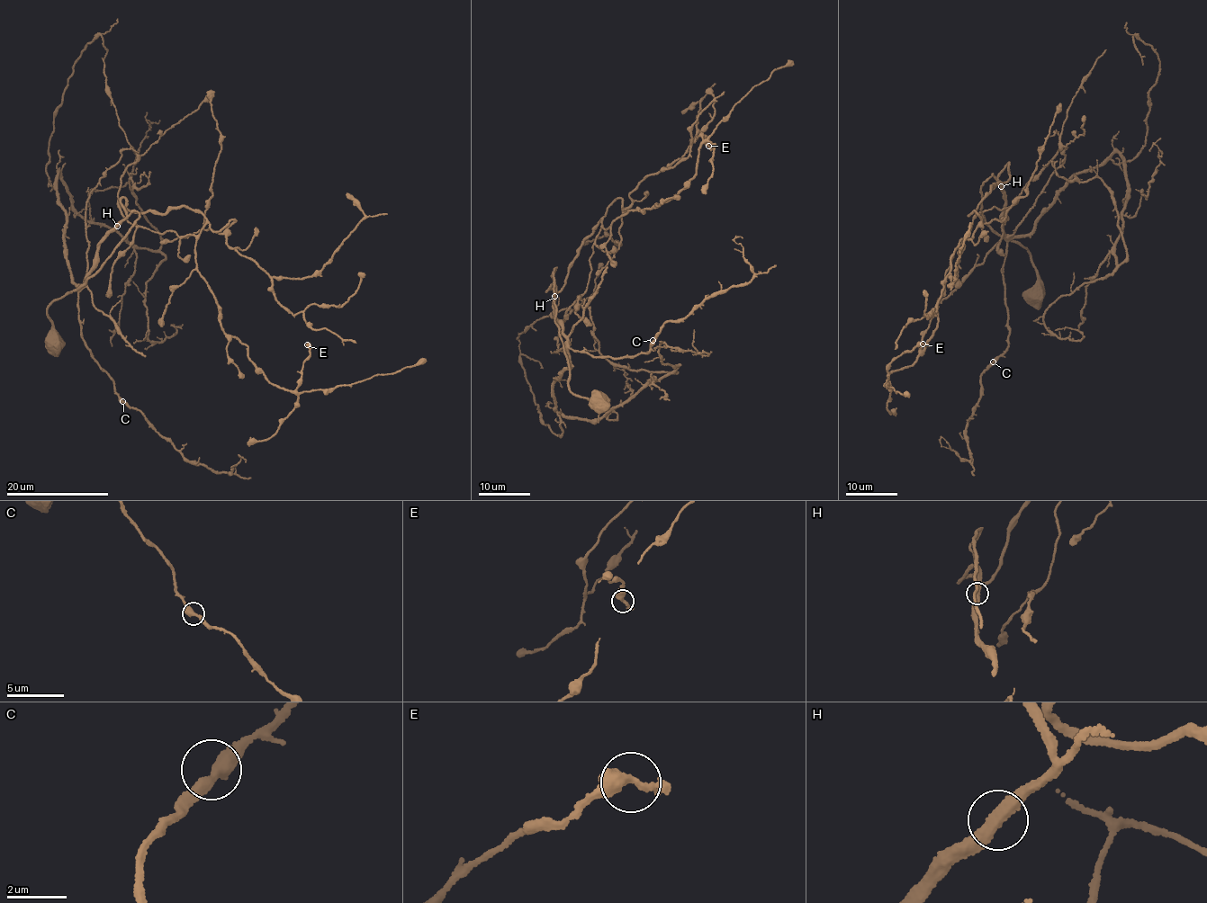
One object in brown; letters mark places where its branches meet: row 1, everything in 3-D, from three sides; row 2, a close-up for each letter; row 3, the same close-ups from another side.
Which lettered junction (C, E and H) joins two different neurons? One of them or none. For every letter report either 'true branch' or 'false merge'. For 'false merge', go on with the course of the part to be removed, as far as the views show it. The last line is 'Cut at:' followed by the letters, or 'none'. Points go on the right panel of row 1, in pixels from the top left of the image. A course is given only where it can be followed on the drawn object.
C: true branch
E: true branch
H: true branch
Cut at: none

